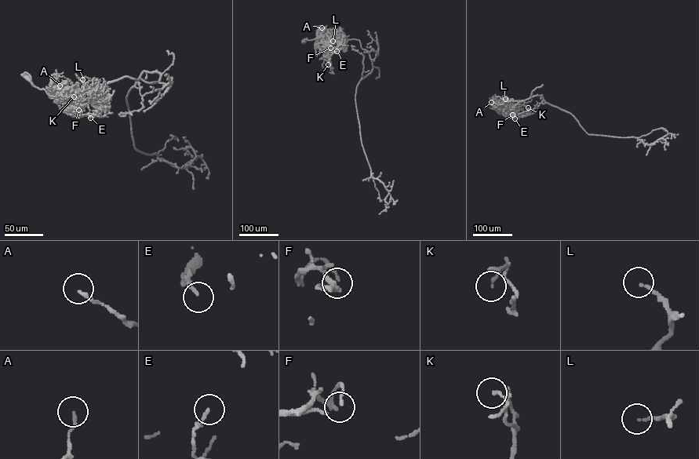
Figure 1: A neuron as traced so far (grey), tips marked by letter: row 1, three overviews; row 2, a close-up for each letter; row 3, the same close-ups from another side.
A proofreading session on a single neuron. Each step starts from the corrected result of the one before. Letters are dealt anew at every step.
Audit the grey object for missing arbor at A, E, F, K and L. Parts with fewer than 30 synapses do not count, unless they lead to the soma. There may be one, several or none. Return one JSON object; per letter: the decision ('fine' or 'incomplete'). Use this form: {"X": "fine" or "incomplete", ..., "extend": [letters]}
{"A": "fine", "E": "fine", "F": "incomplete", "K": "fine", "L": "fine", "extend": ["F"]}

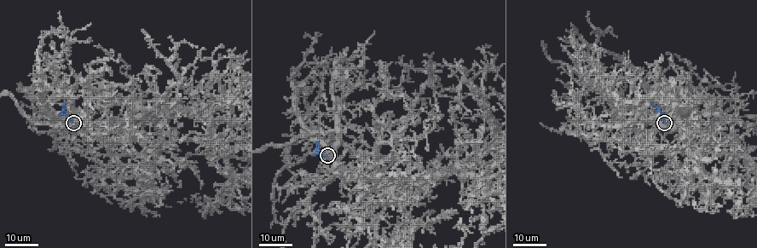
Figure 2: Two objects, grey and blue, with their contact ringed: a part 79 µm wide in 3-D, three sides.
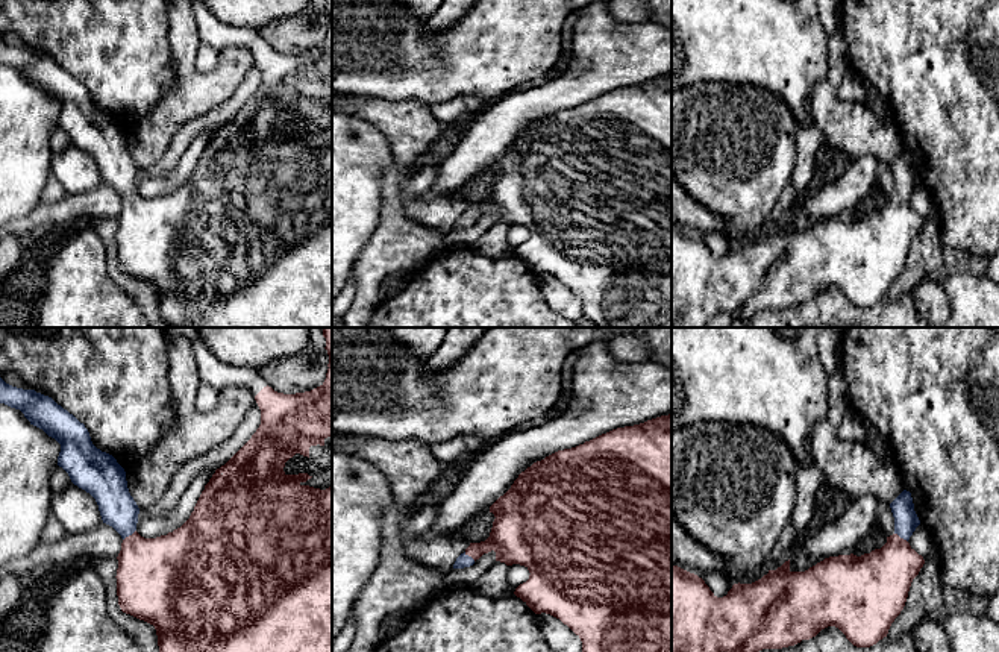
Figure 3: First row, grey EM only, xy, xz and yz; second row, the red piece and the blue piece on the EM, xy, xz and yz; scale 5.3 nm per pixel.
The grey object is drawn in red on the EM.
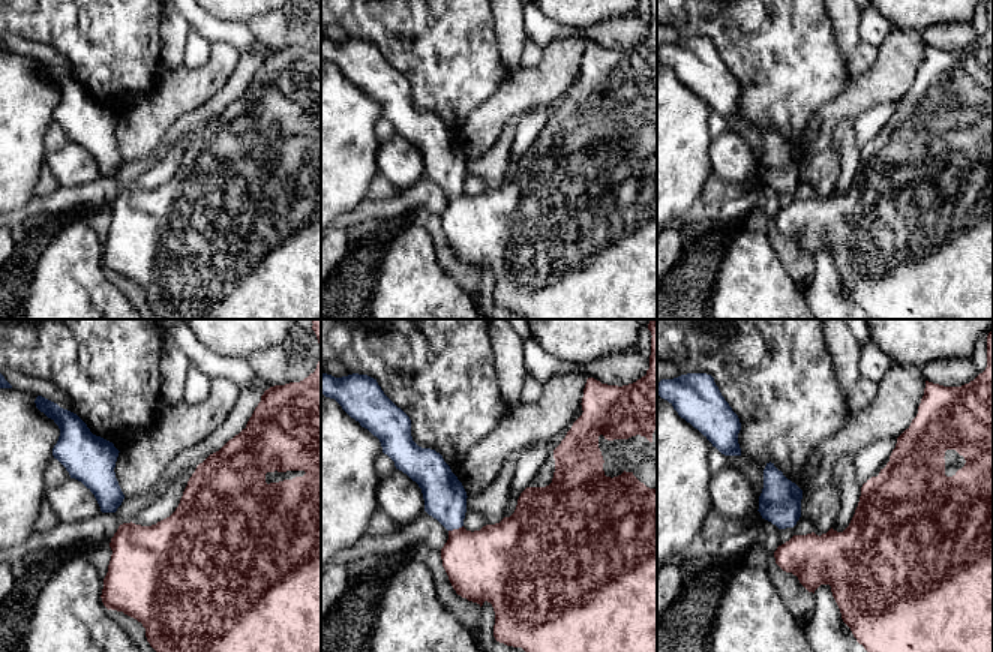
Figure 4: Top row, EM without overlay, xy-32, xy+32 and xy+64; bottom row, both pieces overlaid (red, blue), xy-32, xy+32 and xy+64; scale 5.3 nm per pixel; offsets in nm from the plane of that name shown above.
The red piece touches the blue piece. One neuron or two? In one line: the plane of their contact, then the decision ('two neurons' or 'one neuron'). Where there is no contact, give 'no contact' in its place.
contact in xy; one neuron

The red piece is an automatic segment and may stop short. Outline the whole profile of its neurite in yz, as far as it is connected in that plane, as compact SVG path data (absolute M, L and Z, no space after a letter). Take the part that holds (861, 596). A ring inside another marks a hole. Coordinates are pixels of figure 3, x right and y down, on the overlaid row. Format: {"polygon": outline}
{"polygon": "M903 490L890 503L894 517L894 534L887 537L881 549L857 556L829 556L805 572L791 572L790 560L776 570L769 570L752 584L734 584L726 596L717 597L702 578L678 566L672 566L672 652L759 652L782 649L816 637L828 626L838 628L857 647L870 647L887 637L894 619L905 607L913 579L925 564L908 543L920 525L911 493Z"}

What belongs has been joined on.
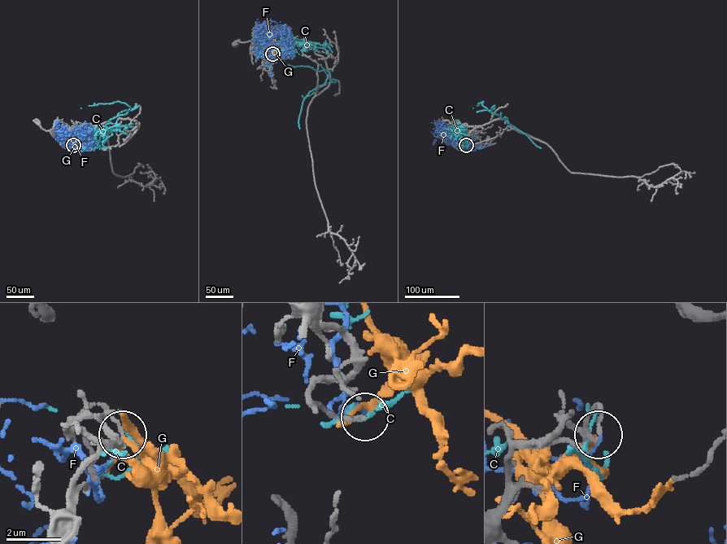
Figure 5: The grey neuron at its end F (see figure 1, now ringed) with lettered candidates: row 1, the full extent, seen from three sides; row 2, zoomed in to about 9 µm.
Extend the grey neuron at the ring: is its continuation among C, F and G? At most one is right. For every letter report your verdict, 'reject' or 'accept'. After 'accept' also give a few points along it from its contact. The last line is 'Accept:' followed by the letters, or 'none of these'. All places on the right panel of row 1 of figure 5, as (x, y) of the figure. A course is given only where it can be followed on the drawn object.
C: reject
F: reject
G: accept
Accept: G

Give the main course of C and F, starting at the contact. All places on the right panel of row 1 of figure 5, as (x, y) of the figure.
C: (465, 145), (471, 149), (466, 149), (463, 145), (468, 143), (454, 134), (485, 110), (498, 115), (541, 148)
F: (465, 145), (467, 151), (454, 140), (447, 140), (446, 144), (443, 139), (459, 132), (451, 128), (451, 133)

